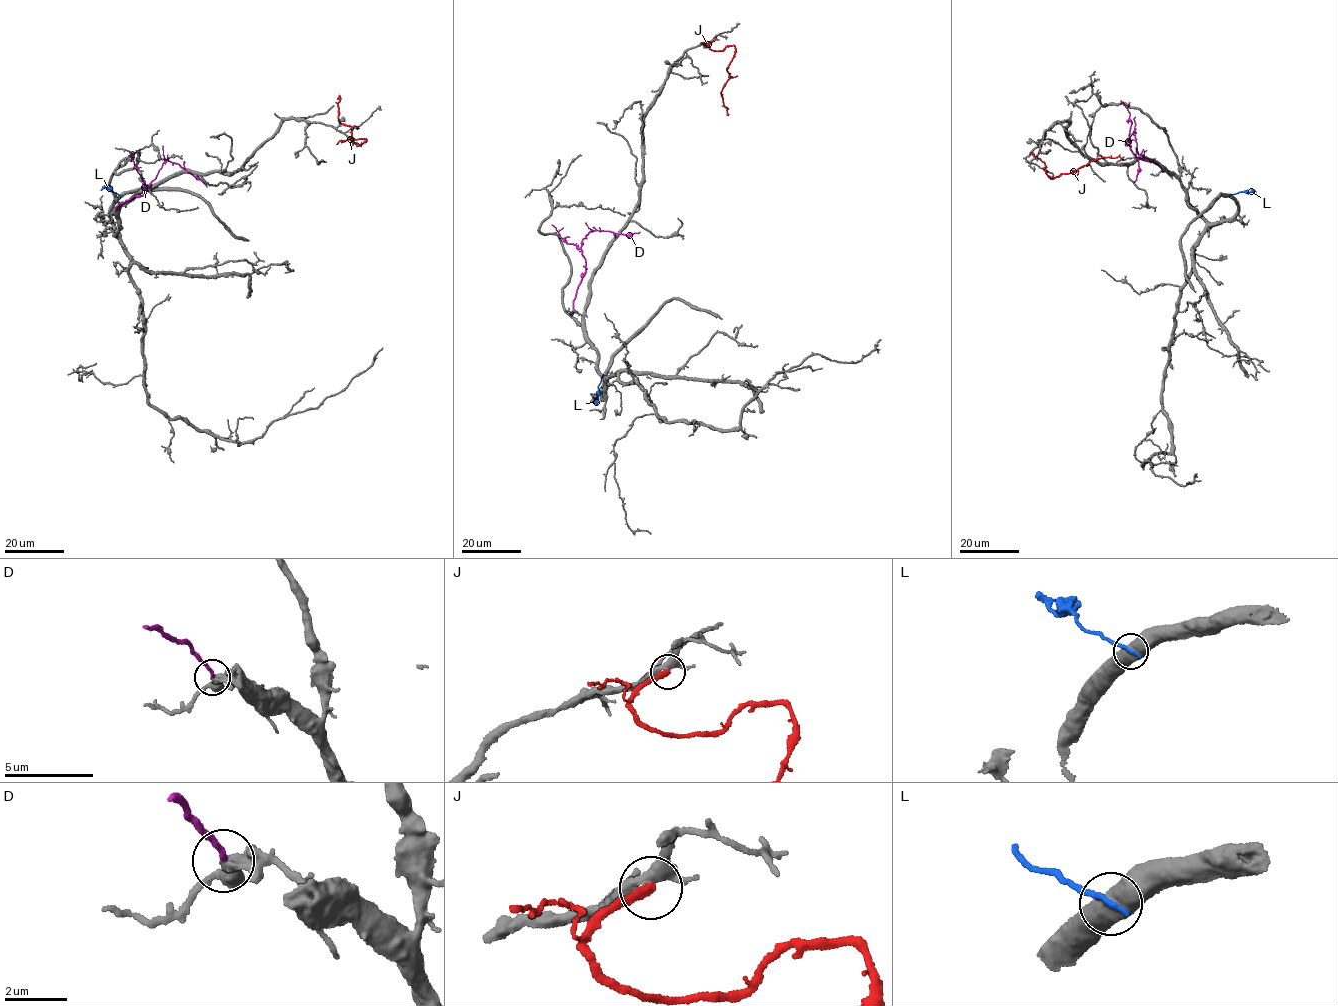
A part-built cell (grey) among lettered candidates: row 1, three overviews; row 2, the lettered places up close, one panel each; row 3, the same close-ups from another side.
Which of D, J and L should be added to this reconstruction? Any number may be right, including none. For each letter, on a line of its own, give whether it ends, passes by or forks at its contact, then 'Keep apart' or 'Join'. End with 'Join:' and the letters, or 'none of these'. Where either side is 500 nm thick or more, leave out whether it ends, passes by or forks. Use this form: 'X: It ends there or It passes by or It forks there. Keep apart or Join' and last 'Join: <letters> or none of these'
D: It ends there. Keep apart
J: It ends there. Keep apart
L: Keep apart
Join: none of these

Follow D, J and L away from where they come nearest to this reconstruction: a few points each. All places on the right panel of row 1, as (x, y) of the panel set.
D: (1162, 170), (1158, 164), (1141, 159), (1133, 153), (1125, 142), (1133, 134), (1140, 169), (1134, 182)
J: (1036, 158), (1044, 163), (1046, 174), (1052, 178), (1103, 157), (1123, 157)
L: (1230, 195), (1251, 191)

